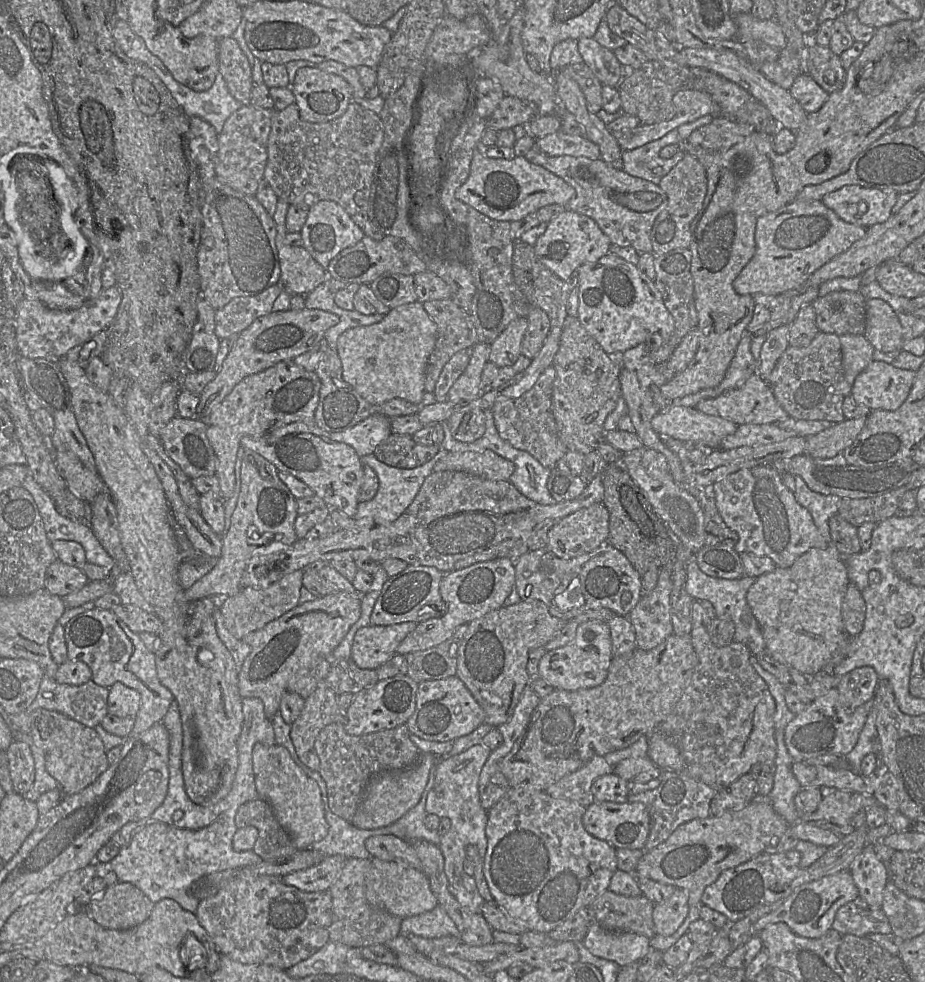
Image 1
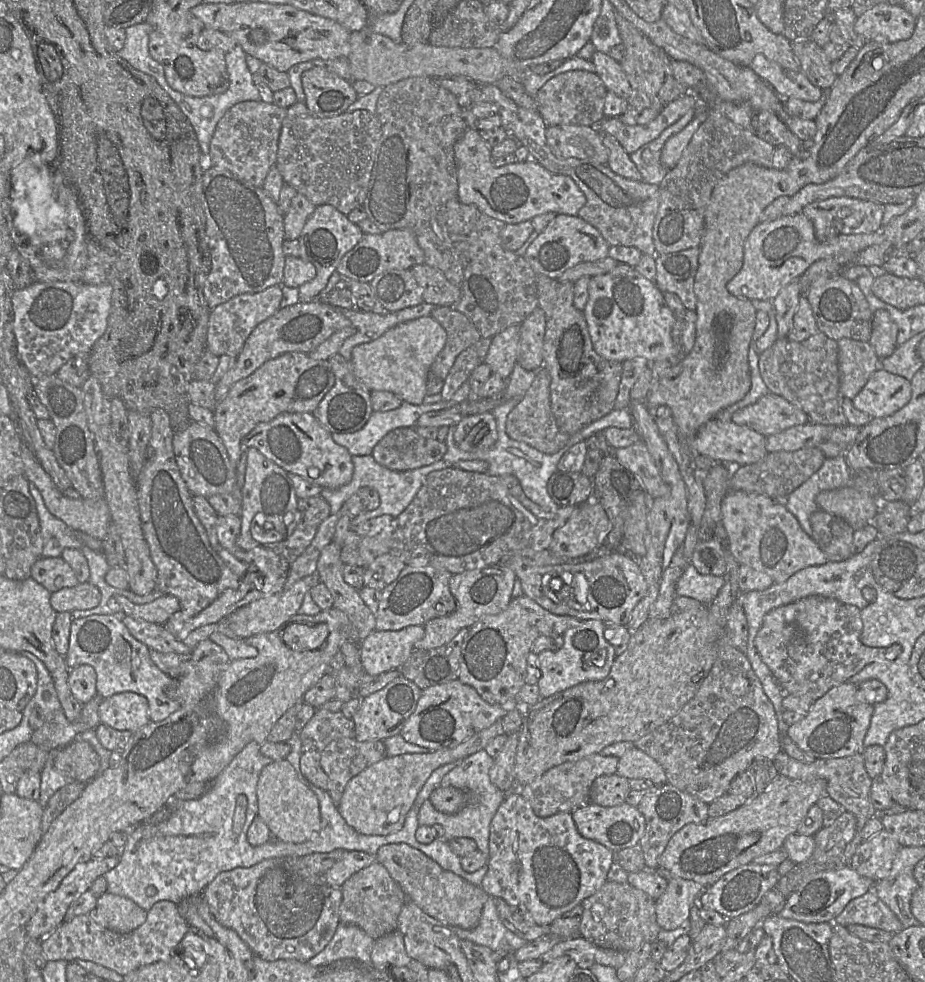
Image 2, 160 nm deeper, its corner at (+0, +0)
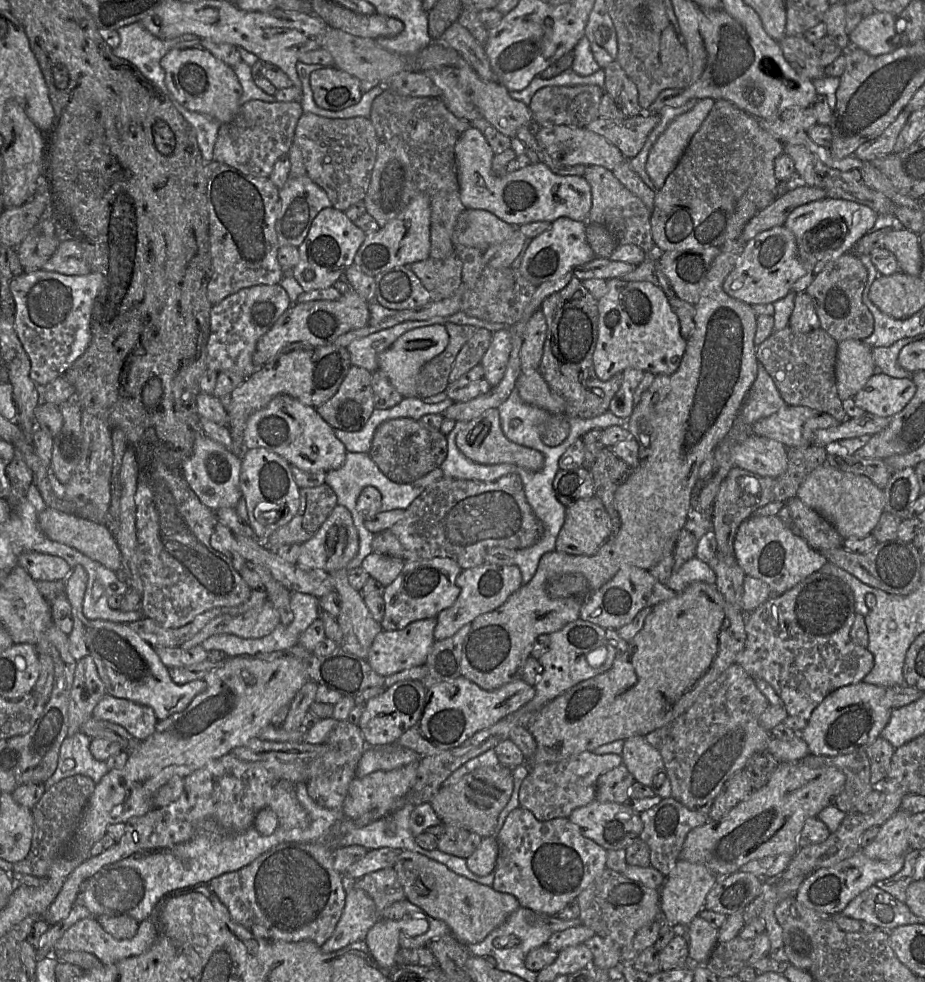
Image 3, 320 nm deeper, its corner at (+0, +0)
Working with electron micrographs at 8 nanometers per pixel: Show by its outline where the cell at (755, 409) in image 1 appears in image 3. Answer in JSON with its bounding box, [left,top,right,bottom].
[751,405,841,448]

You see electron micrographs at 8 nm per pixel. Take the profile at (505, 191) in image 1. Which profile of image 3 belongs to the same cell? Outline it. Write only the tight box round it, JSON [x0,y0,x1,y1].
[455,127,592,227]

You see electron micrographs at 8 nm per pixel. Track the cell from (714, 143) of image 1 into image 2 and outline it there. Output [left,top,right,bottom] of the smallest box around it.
[653,109,775,255]

